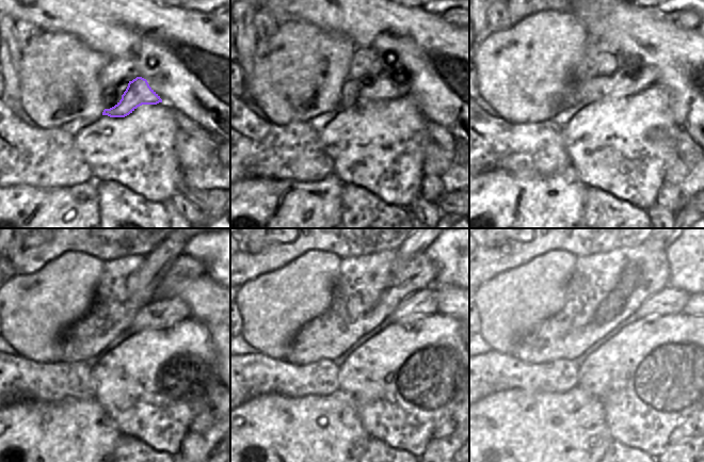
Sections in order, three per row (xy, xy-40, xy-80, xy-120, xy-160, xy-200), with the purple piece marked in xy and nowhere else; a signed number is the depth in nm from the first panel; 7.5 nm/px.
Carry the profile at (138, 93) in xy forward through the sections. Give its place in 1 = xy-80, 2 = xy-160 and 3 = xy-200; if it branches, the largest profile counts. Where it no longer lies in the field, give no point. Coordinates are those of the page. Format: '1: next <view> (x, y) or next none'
1: next xy-80 (632, 79)
2: next xy-160 (424, 302)
3: next xy-200 (669, 300)

